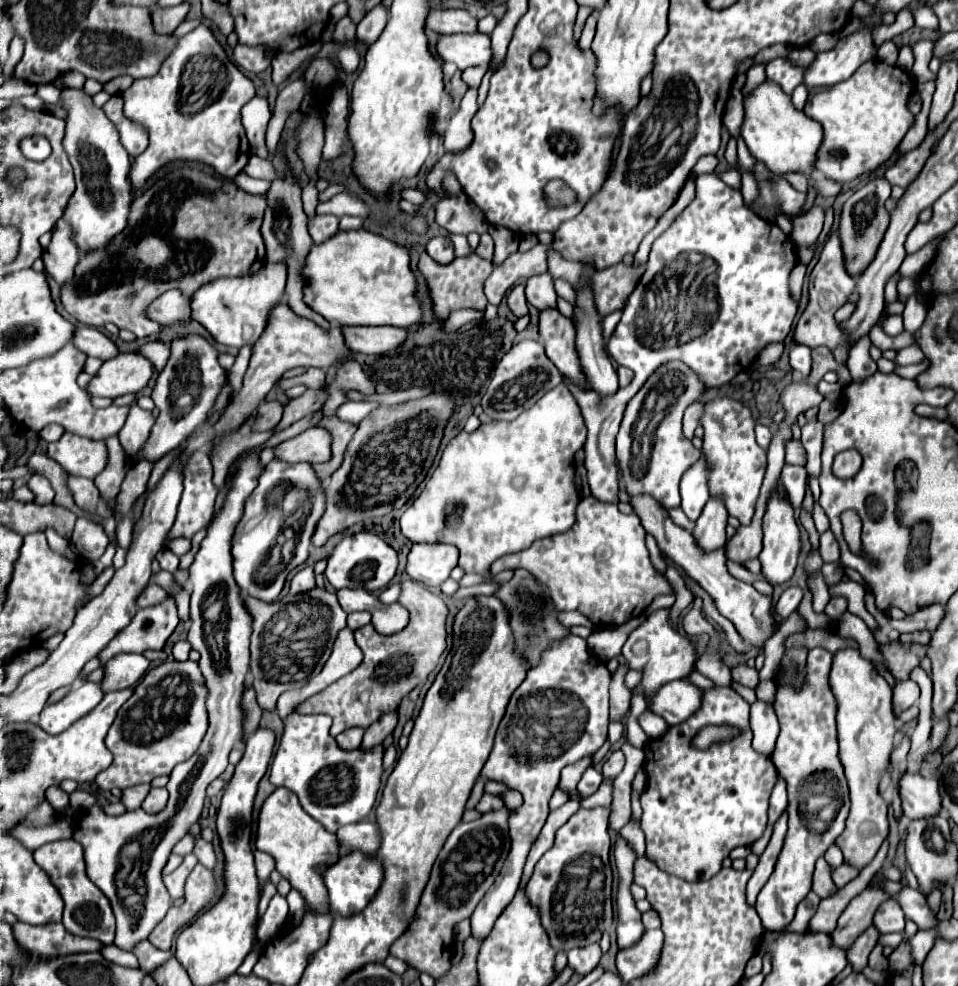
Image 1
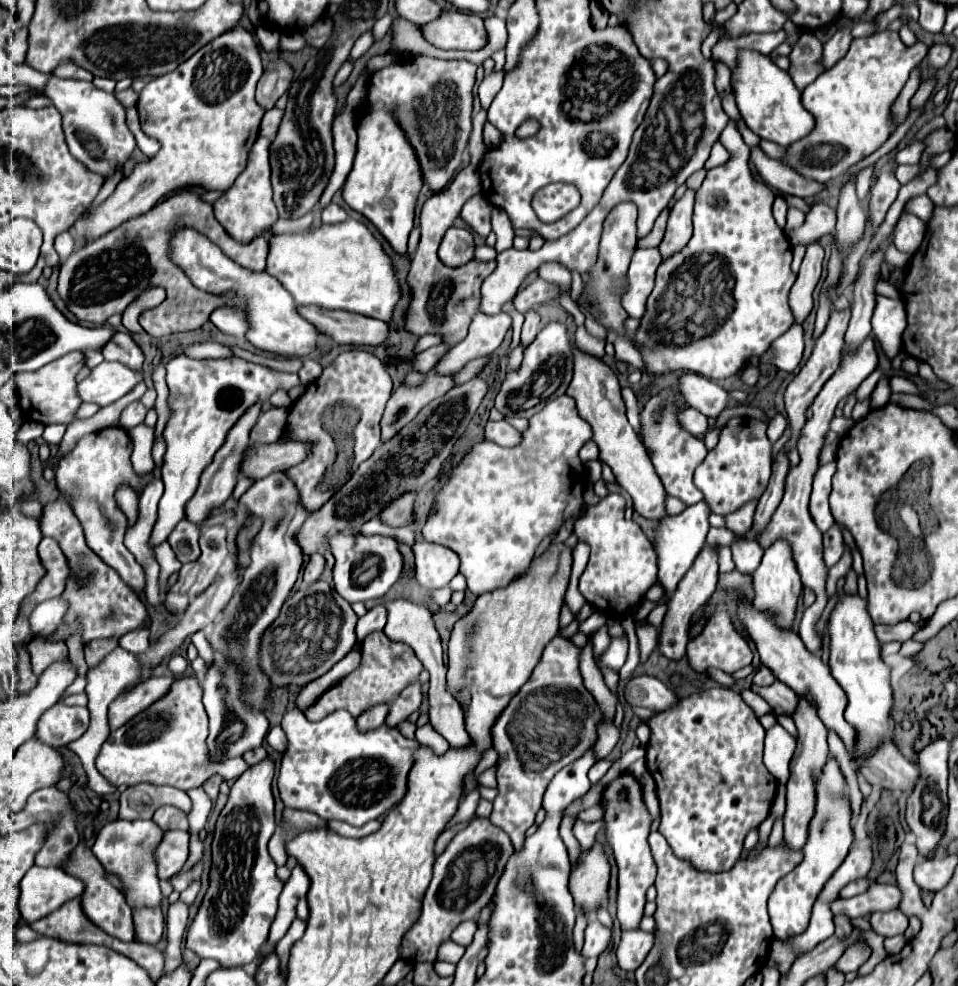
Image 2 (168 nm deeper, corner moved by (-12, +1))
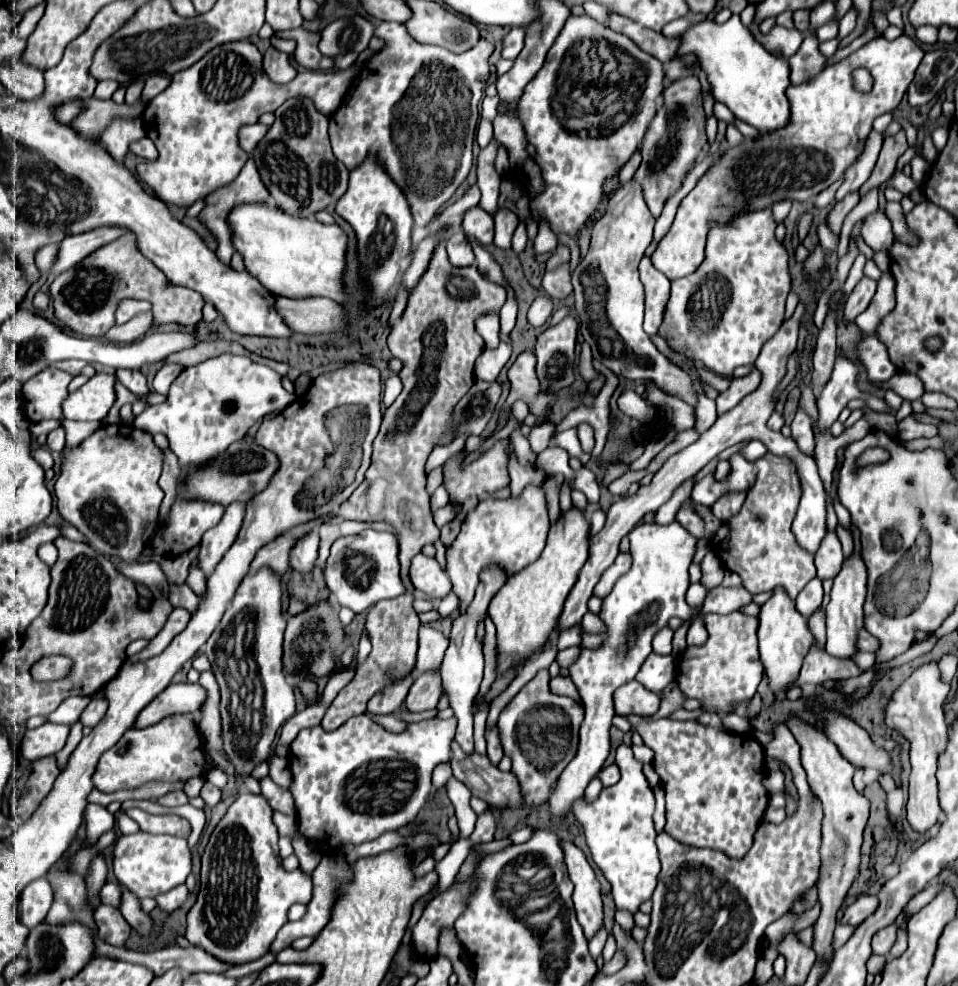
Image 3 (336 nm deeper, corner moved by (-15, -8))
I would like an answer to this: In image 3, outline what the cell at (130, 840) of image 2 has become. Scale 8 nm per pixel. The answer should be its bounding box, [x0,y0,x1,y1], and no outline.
[118,814,139,835]

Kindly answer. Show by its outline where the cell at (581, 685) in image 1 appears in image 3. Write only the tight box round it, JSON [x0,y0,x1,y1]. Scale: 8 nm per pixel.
[497,670,585,832]

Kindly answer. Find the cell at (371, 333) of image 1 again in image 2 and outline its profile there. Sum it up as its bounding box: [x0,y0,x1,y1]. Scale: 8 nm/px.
[298,305,388,345]

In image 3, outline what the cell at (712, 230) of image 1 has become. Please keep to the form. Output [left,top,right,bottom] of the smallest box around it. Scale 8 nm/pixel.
[659,208,791,378]

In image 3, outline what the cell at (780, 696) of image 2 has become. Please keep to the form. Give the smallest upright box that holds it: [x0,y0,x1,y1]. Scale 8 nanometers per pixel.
[787,714,871,968]

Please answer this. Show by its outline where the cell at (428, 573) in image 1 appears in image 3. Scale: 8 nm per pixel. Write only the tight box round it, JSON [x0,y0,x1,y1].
[411,554,451,600]

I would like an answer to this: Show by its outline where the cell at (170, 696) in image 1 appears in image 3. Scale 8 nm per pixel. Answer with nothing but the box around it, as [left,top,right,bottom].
[93,714,213,792]

